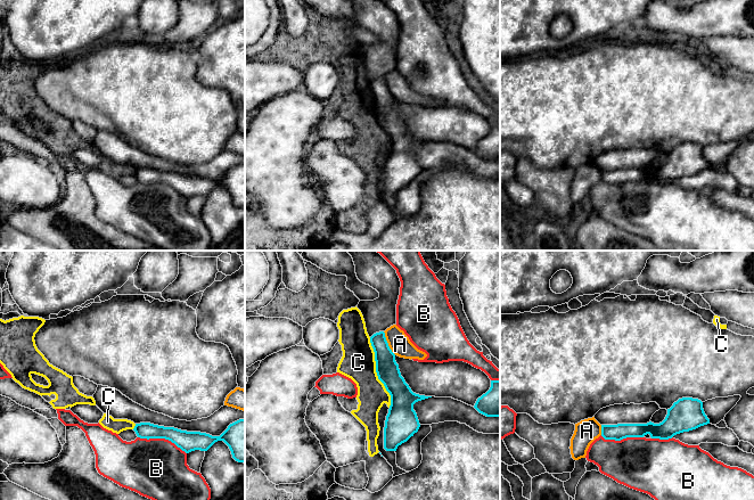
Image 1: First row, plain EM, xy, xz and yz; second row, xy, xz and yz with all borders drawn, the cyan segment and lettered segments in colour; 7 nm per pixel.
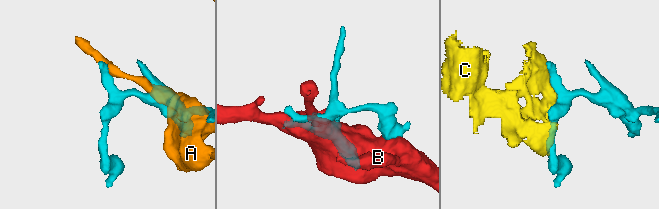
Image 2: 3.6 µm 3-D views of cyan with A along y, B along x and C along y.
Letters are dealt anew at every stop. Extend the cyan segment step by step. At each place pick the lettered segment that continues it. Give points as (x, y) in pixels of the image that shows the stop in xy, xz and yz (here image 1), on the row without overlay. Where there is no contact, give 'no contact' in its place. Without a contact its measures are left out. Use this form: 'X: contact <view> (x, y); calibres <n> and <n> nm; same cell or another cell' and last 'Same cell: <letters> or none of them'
A: contact xz (387, 88); calibres 160 and 150 nm; another cell
B: contact xy (162, 182); calibres 140 and 420 nm; another cell
C: contact xz (376, 116); calibres 160 and 240 nm; another cell
Same cell: none of them

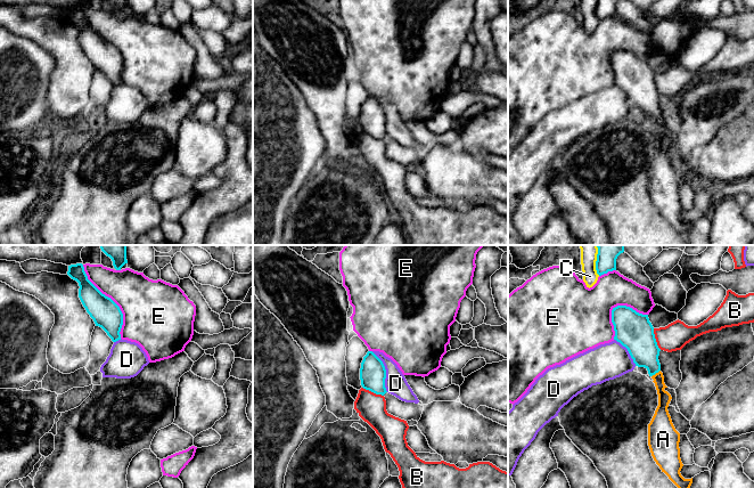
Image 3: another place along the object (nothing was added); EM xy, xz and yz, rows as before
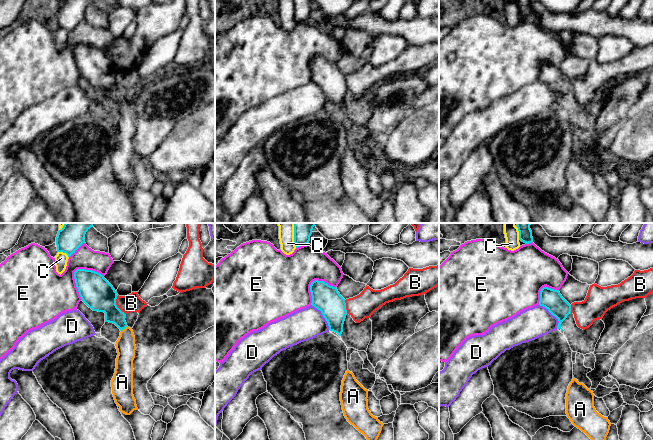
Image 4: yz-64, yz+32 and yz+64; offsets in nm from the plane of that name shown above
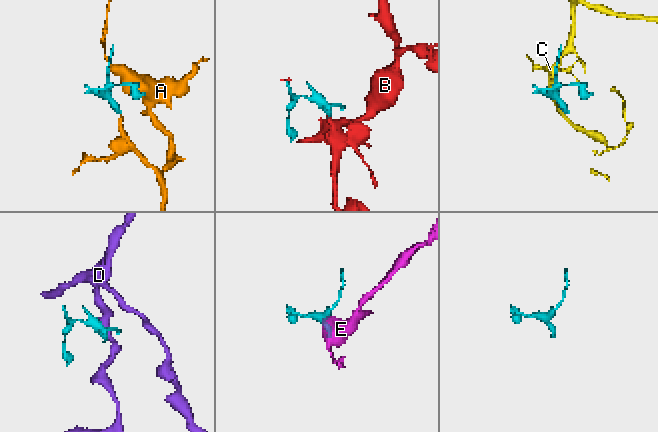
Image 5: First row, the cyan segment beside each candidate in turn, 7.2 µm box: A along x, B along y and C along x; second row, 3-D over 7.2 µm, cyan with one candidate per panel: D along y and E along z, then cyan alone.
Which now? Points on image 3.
A: contact yz (655, 118); calibres 220 and 90 nm; same cell
B: contact xz (373, 136); calibres 190 and 200 nm; another cell
C: contact yz (596, 10); calibres 120 and 110 nm; another cell
D: contact xz (385, 116); calibres 190 and 160 nm; another cell
E: contact xy (112, 45); calibres 200 and 360 nm; another cell
Same cell: A

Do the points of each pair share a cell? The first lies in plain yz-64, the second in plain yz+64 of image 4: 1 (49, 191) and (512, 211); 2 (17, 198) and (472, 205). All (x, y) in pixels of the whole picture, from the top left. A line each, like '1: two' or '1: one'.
1: one
2: two

